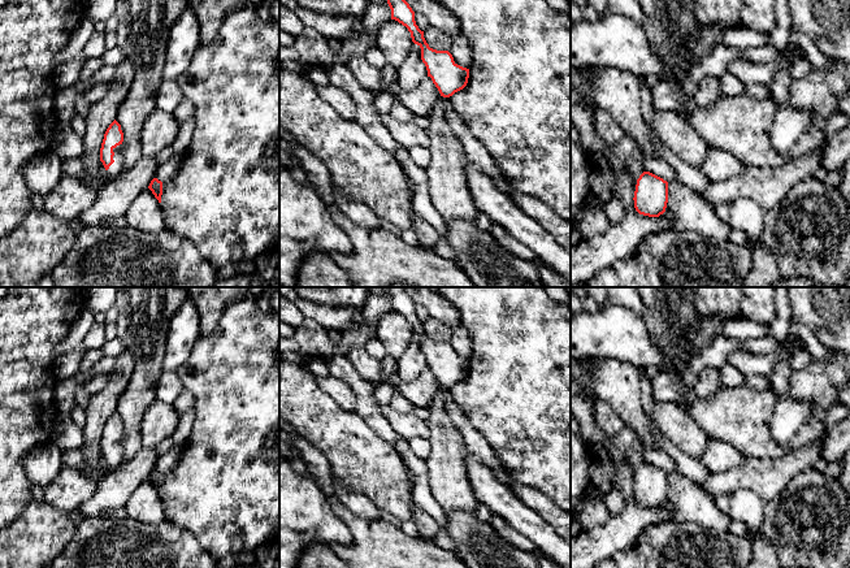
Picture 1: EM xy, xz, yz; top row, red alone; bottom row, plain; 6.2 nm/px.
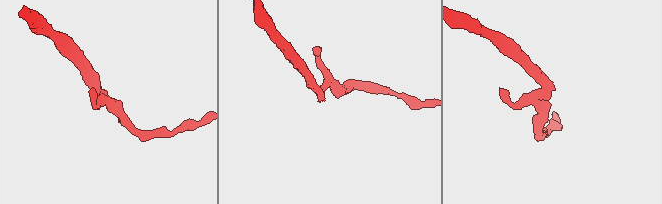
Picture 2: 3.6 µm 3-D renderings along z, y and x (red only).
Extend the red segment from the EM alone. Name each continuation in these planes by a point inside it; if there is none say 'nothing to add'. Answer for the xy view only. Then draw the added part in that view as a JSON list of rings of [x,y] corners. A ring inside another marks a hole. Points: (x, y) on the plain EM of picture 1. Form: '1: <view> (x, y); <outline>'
1: xy (116, 459); [[[123,433],[113,439],[114,447],[113,451],[114,454],[109,458],[108,465],[110,469],[116,469],[121,465],[122,459],[123,459]]]

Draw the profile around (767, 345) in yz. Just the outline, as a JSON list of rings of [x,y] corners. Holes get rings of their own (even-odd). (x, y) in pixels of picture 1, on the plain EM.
[[[788,335],[784,341],[779,342],[773,337],[751,338],[741,342],[740,351],[751,354],[779,354],[779,352],[798,352],[807,351],[805,342],[797,337]]]

